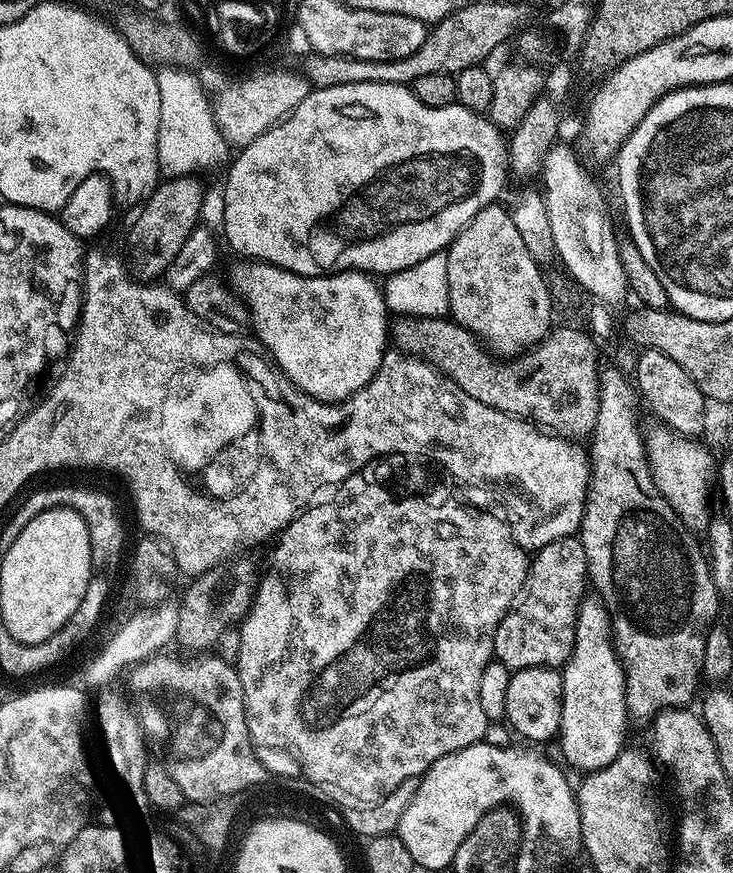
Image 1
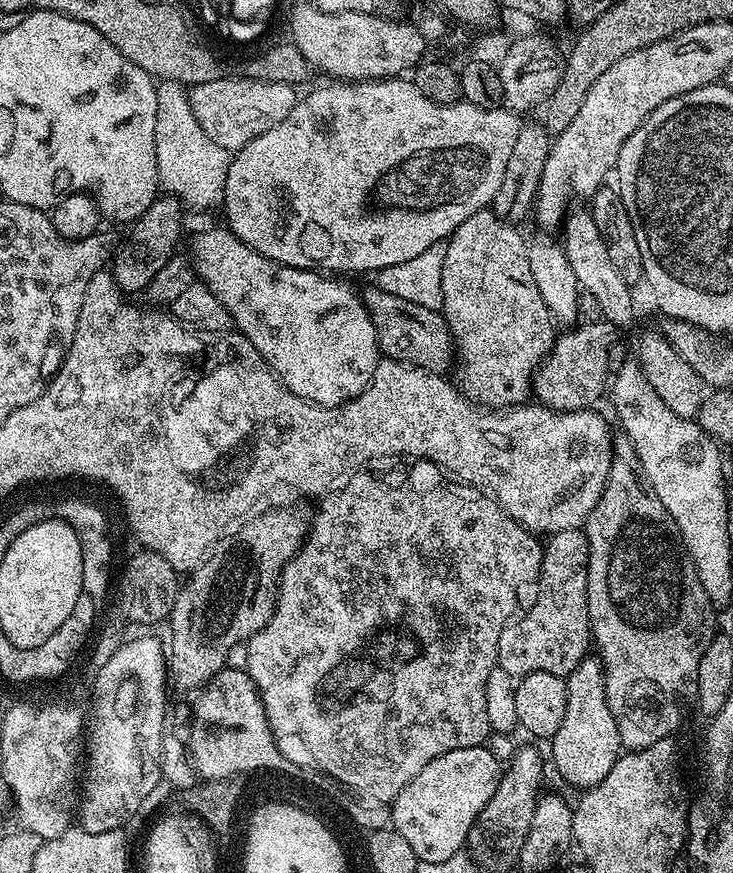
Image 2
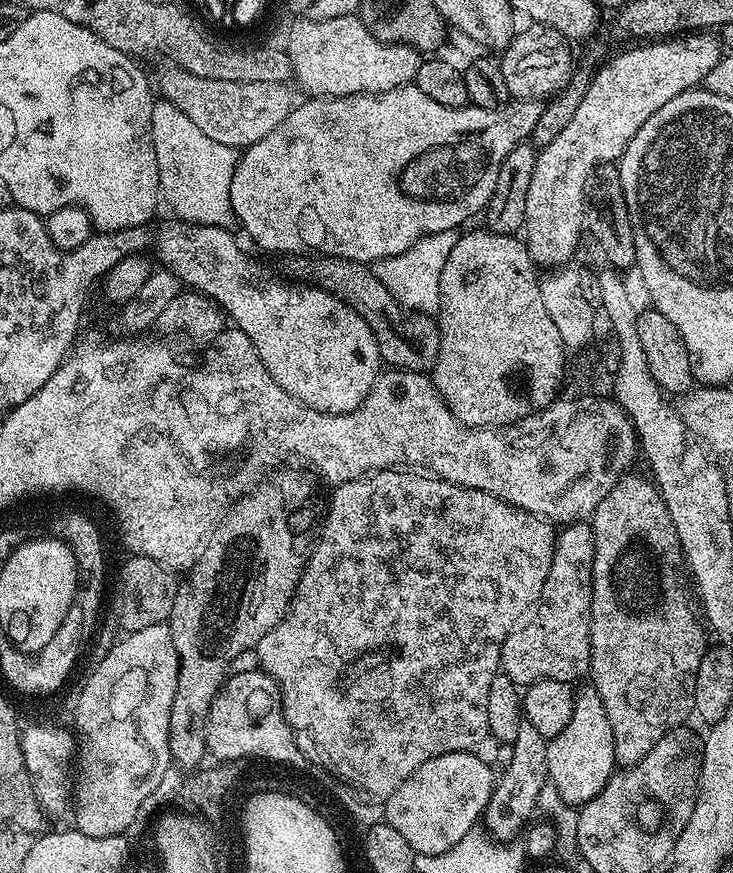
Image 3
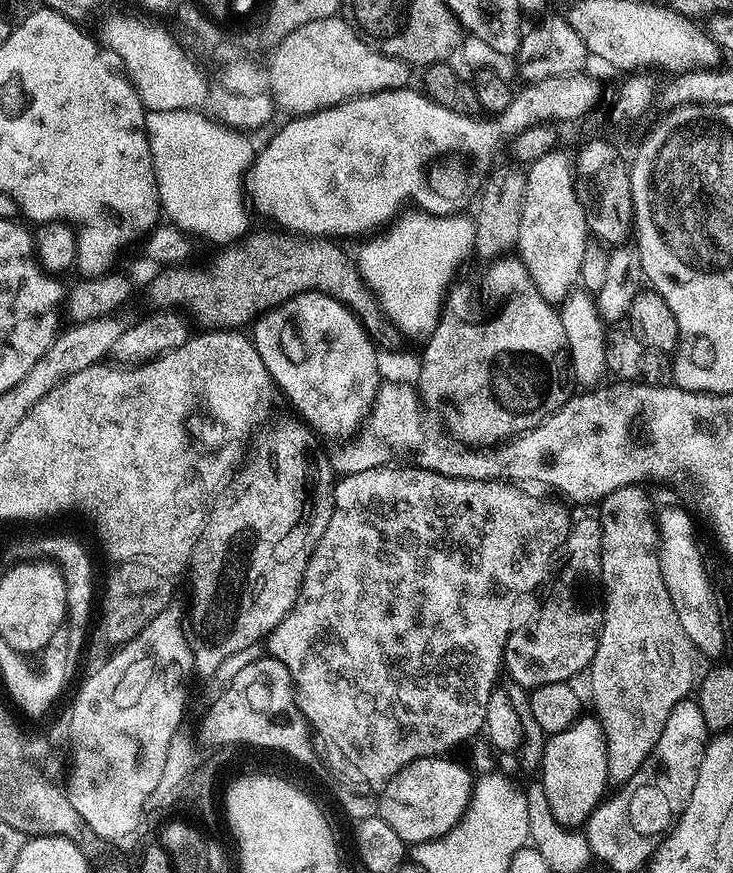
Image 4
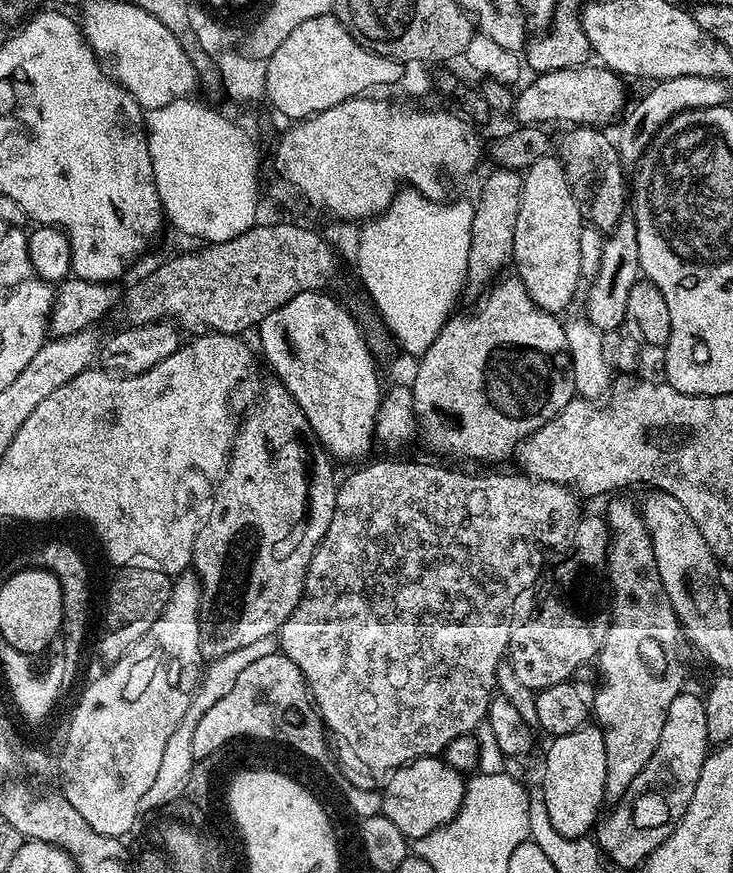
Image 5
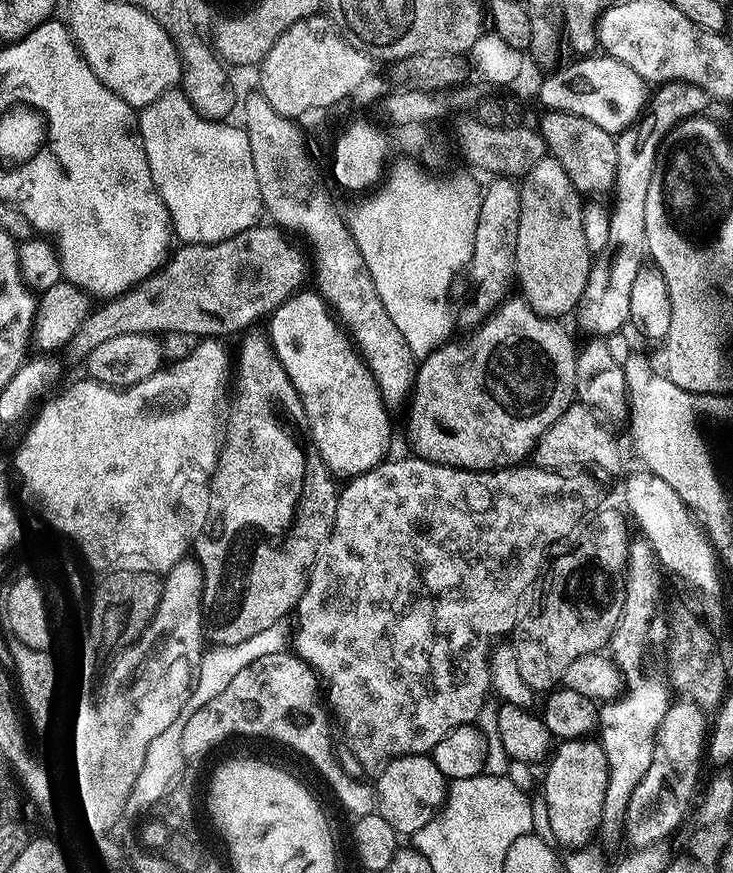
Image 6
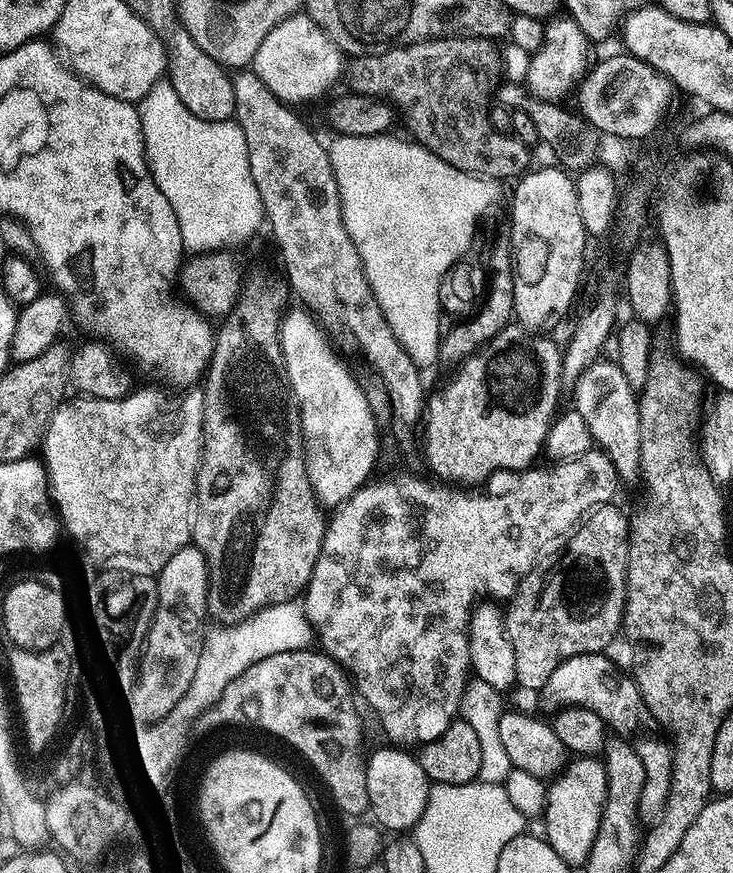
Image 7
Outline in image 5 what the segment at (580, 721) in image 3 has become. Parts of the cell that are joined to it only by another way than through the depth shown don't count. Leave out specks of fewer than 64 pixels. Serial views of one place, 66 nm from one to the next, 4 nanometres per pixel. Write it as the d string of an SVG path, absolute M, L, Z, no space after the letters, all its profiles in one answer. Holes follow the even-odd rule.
M585 726L570 734L562 734L551 741L548 753L544 756L544 779L547 813L555 830L570 840L587 837L600 816L600 807L605 807L604 791L606 790L606 742L599 727Z

